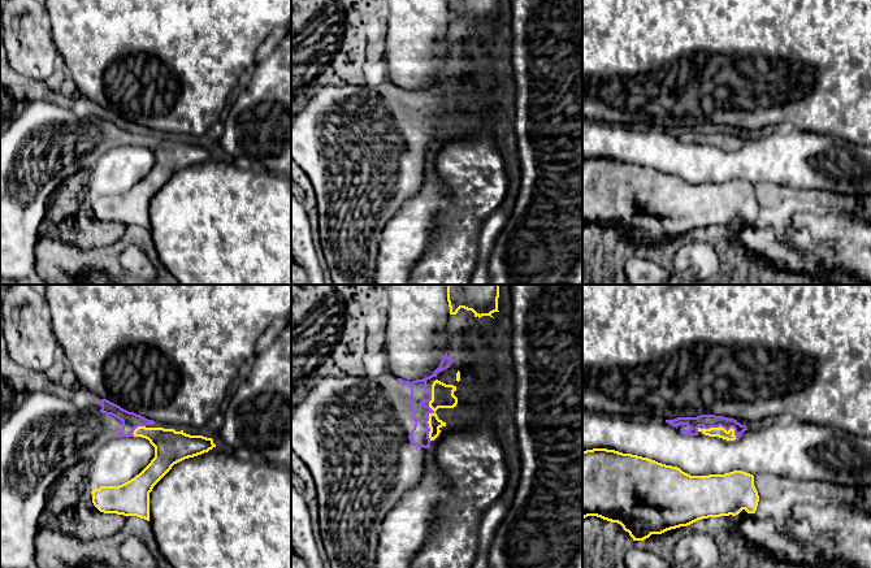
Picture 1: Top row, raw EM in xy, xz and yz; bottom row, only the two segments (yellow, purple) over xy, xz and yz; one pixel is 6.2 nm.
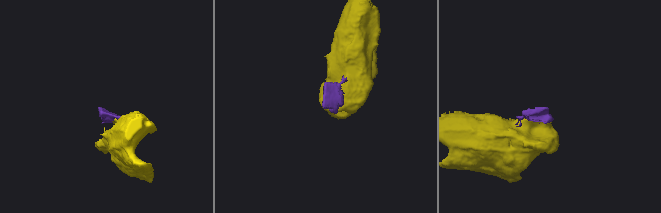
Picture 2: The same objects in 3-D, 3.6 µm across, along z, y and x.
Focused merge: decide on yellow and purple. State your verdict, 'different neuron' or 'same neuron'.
same neuron

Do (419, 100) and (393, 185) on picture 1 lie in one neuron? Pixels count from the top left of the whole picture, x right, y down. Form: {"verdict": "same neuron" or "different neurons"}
{"verdict": "same neuron"}

